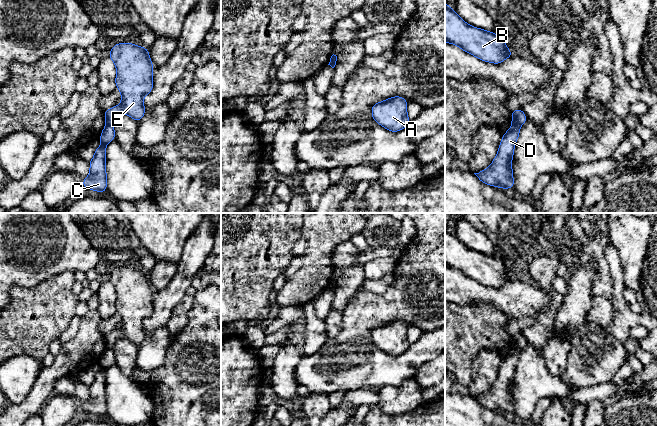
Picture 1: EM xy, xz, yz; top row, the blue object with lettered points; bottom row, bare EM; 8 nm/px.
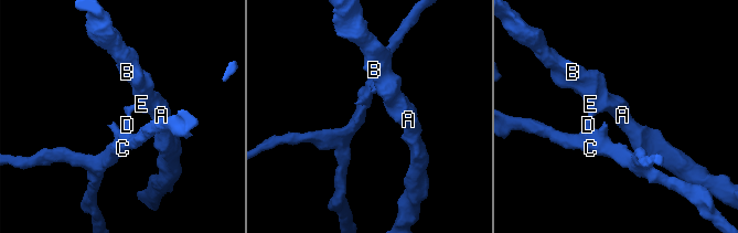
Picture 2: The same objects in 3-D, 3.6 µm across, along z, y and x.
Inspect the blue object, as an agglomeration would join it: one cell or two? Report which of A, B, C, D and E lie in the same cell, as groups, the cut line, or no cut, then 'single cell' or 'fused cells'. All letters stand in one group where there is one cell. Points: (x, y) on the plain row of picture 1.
A B E / C D; cut in yz along (512, 347), (516, 347), (519, 350); fused cells

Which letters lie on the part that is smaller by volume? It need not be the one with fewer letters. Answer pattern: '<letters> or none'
C, D

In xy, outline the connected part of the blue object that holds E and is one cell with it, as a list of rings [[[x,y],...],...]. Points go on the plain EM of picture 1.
[[[122,266],[112,271],[109,281],[116,290],[115,308],[122,320],[119,330],[104,335],[106,348],[113,348],[121,337],[140,346],[146,336],[143,322],[153,313],[154,292],[148,273]]]

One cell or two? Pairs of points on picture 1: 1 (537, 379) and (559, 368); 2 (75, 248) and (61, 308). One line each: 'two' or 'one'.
1: two
2: two

